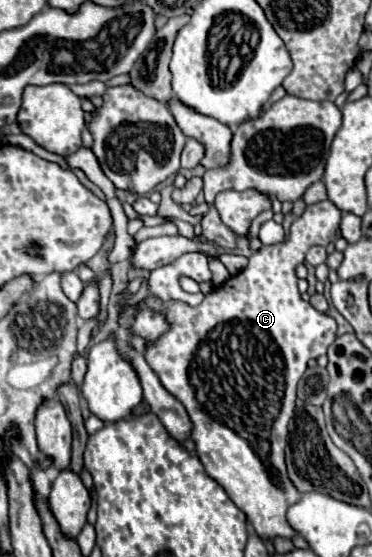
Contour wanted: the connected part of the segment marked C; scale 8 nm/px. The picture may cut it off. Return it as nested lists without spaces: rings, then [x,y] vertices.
[[[331,201],[307,205],[305,213],[293,223],[287,243],[263,247],[261,251],[253,253],[243,271],[205,293],[197,307],[181,301],[161,301],[147,295],[139,305],[125,305],[119,311],[119,325],[127,331],[141,309],[153,309],[167,319],[169,331],[159,335],[155,341],[145,341],[143,355],[159,377],[161,385],[187,409],[193,423],[191,439],[195,441],[195,451],[205,471],[247,515],[253,531],[261,539],[273,539],[277,535],[289,539],[297,535],[285,519],[289,505],[293,505],[301,495],[289,481],[285,469],[287,425],[295,413],[297,383],[305,373],[309,359],[317,359],[319,355],[327,353],[327,347],[337,337],[337,323],[301,299],[295,281],[295,267],[305,261],[305,253],[311,245],[327,247],[331,241],[335,241],[339,219],[341,211]]]

